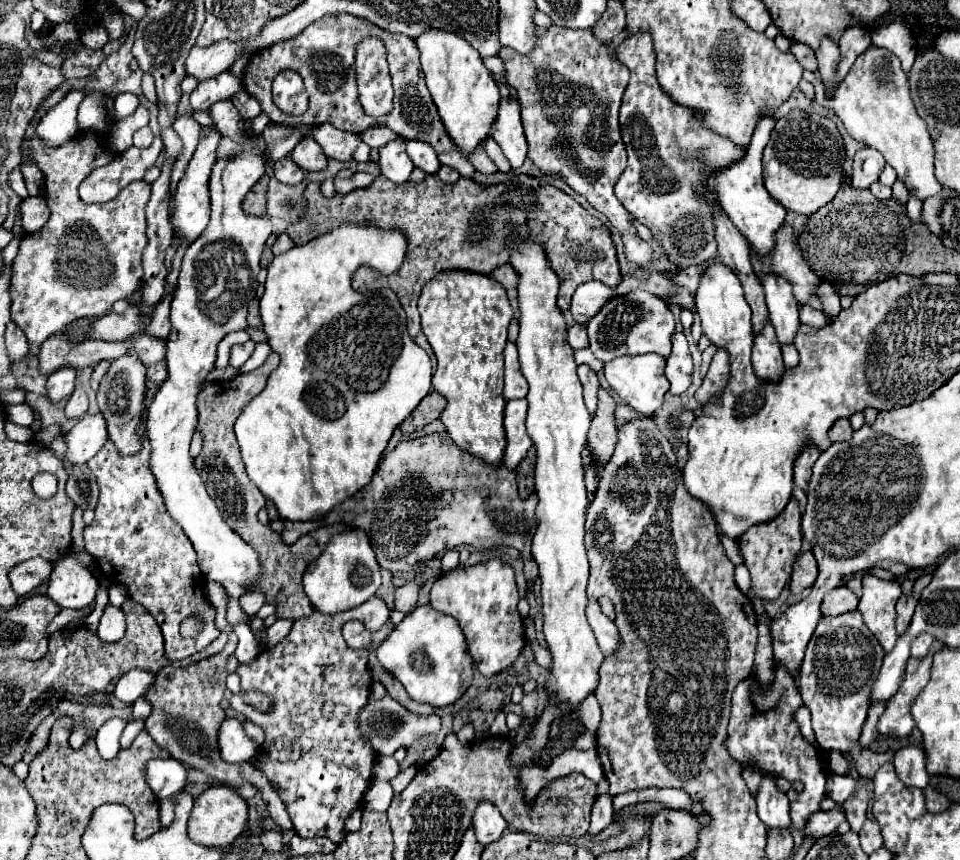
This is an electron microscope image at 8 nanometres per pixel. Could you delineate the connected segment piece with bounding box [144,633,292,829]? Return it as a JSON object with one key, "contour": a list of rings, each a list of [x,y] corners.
{"contour":[[[230,633],[228,645],[224,647],[222,653],[204,661],[192,663],[188,667],[176,669],[172,665],[166,665],[164,669],[160,669],[156,673],[156,681],[144,693],[144,697],[152,705],[152,713],[146,719],[146,731],[158,743],[158,747],[166,749],[174,759],[206,773],[212,779],[224,781],[232,787],[252,783],[262,793],[272,821],[278,823],[282,829],[292,829],[292,821],[284,809],[284,803],[280,801],[268,777],[254,763],[228,763],[220,757],[218,729],[220,729],[220,723],[226,719],[226,713],[220,707],[220,701],[226,693],[226,677],[228,677],[226,663],[228,663],[228,657],[234,653],[234,647],[236,647],[234,633]]]}

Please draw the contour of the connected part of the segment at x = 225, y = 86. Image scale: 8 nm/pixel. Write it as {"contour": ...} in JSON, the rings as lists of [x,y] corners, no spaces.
{"contour":[[[222,73],[214,79],[208,79],[204,83],[200,83],[192,93],[190,93],[190,105],[194,109],[208,109],[212,103],[222,101],[222,99],[230,99],[234,93],[238,93],[242,89],[242,83],[236,81],[232,75]]]}

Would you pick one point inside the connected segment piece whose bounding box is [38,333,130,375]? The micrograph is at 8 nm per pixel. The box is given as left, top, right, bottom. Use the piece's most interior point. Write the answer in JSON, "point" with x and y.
{"point":[57,352]}

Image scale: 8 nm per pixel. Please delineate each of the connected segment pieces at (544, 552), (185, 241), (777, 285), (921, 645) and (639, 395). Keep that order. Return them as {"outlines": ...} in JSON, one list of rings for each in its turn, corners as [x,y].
{"outlines":[[[[508,239],[508,249],[512,249],[510,265],[520,273],[520,337],[516,345],[522,373],[530,385],[526,397],[530,405],[526,429],[536,447],[534,485],[538,495],[538,529],[532,539],[532,557],[540,567],[544,635],[554,659],[548,693],[558,693],[560,701],[570,701],[574,707],[596,689],[598,669],[604,661],[584,615],[588,605],[588,559],[584,549],[588,497],[584,487],[582,449],[586,445],[592,415],[582,401],[582,383],[576,373],[578,363],[566,341],[566,319],[556,305],[558,279],[544,259],[544,247],[530,241],[516,243],[514,239]]],[[[212,131],[210,137],[202,139],[182,175],[182,179],[178,181],[176,193],[174,193],[174,207],[172,207],[172,215],[170,215],[170,223],[174,227],[174,237],[172,237],[172,247],[178,249],[182,245],[190,245],[194,239],[198,239],[198,235],[202,235],[204,227],[208,225],[208,175],[212,169],[212,163],[216,161],[216,143],[220,141],[220,133]]],[[[764,277],[762,279],[766,305],[770,311],[770,323],[776,331],[780,345],[792,345],[796,331],[800,329],[798,319],[798,303],[792,293],[792,285],[780,277]]],[[[920,633],[920,635],[914,639],[914,643],[912,643],[912,657],[918,657],[918,659],[926,657],[926,655],[930,653],[932,643],[934,643],[934,637],[932,637],[932,635]]],[[[646,353],[646,355],[636,355],[636,357],[624,355],[624,357],[618,357],[610,363],[606,363],[604,375],[606,375],[606,381],[610,383],[610,389],[624,403],[628,403],[640,415],[652,415],[662,405],[664,393],[670,387],[668,379],[664,375],[664,365],[666,365],[666,359],[656,353]]]]}

